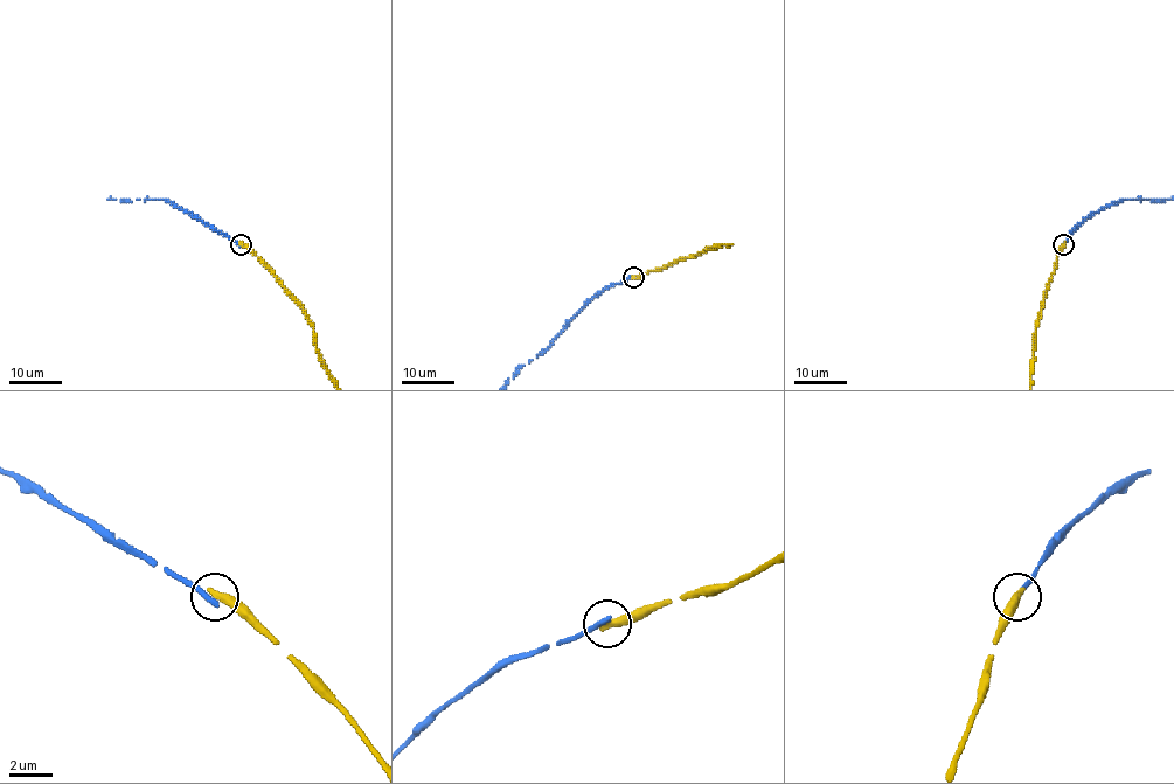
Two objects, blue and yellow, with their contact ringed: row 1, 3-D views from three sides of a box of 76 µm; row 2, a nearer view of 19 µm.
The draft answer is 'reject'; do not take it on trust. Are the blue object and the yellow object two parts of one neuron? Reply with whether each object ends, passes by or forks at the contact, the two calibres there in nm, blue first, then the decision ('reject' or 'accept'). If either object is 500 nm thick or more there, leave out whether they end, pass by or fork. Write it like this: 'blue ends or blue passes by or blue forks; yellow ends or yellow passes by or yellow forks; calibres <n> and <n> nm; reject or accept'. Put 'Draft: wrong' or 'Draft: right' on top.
Draft: right
blue ends; yellow ends; calibres 280 and 400 nm; reject

